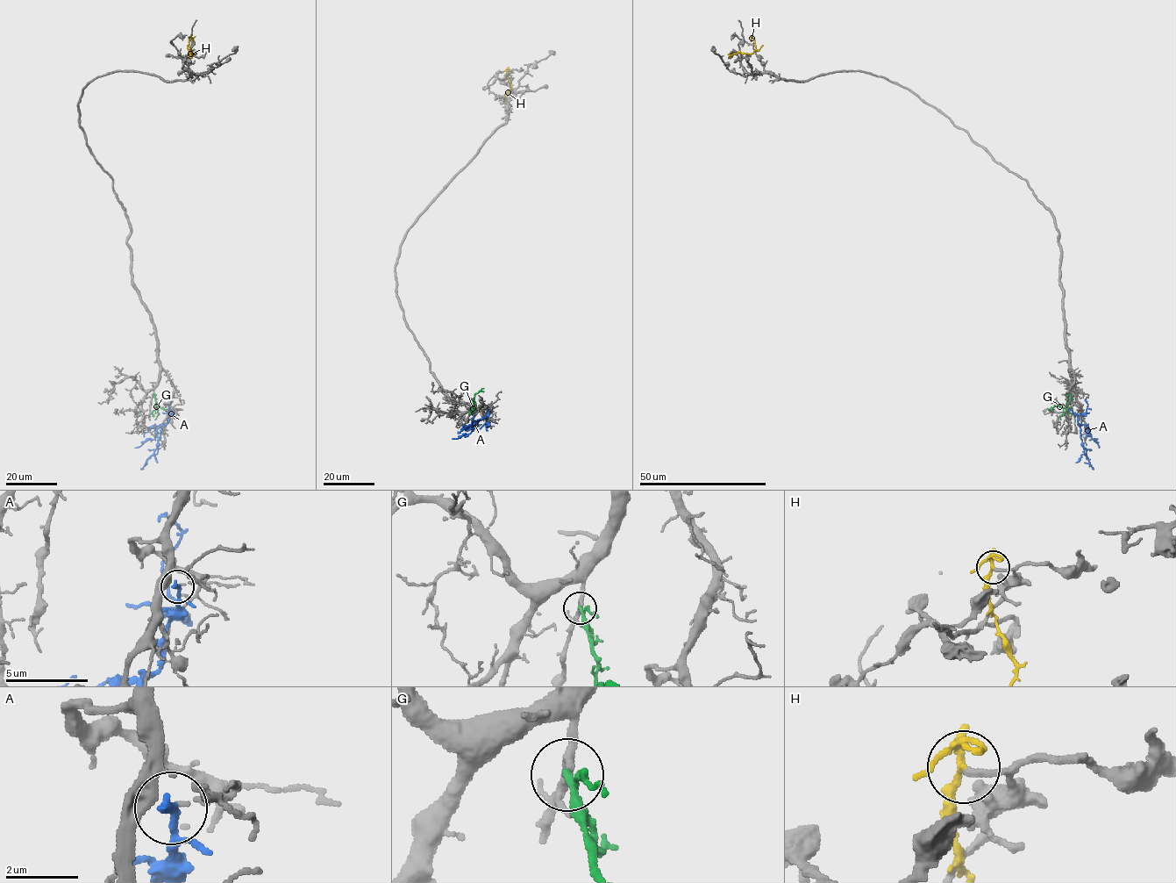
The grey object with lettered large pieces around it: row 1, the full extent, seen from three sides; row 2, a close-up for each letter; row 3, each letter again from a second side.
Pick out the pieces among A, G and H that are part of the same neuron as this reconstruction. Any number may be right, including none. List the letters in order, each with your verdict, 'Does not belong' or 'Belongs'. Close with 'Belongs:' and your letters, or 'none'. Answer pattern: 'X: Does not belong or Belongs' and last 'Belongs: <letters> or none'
A: Does not belong
G: Belongs
H: Does not belong
Belongs: G

